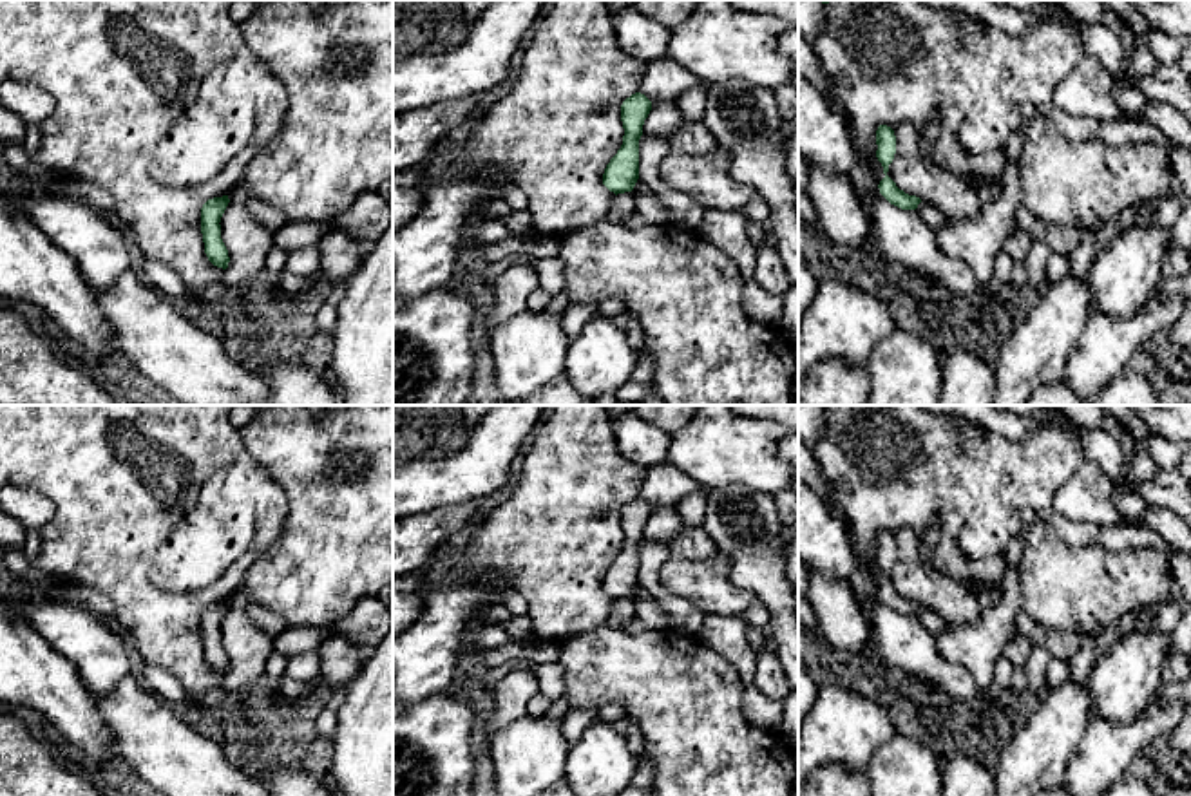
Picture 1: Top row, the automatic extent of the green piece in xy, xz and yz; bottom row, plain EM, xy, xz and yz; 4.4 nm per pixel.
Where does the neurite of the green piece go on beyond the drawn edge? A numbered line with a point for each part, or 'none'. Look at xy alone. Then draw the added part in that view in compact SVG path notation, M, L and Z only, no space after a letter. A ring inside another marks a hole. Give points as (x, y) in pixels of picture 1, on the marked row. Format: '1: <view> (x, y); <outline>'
none

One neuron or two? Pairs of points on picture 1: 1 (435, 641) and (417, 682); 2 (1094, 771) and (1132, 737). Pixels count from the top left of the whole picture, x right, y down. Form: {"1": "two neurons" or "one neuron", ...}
{"1": "one neuron", "2": "one neuron"}

